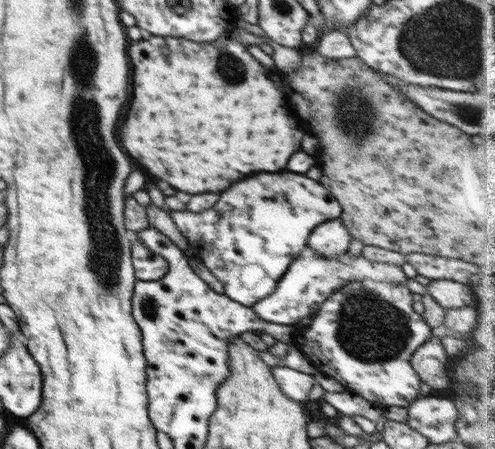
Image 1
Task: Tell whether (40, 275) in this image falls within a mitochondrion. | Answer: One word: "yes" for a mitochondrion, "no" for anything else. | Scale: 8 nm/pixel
no

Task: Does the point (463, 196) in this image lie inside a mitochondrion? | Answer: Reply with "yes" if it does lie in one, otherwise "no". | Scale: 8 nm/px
no

